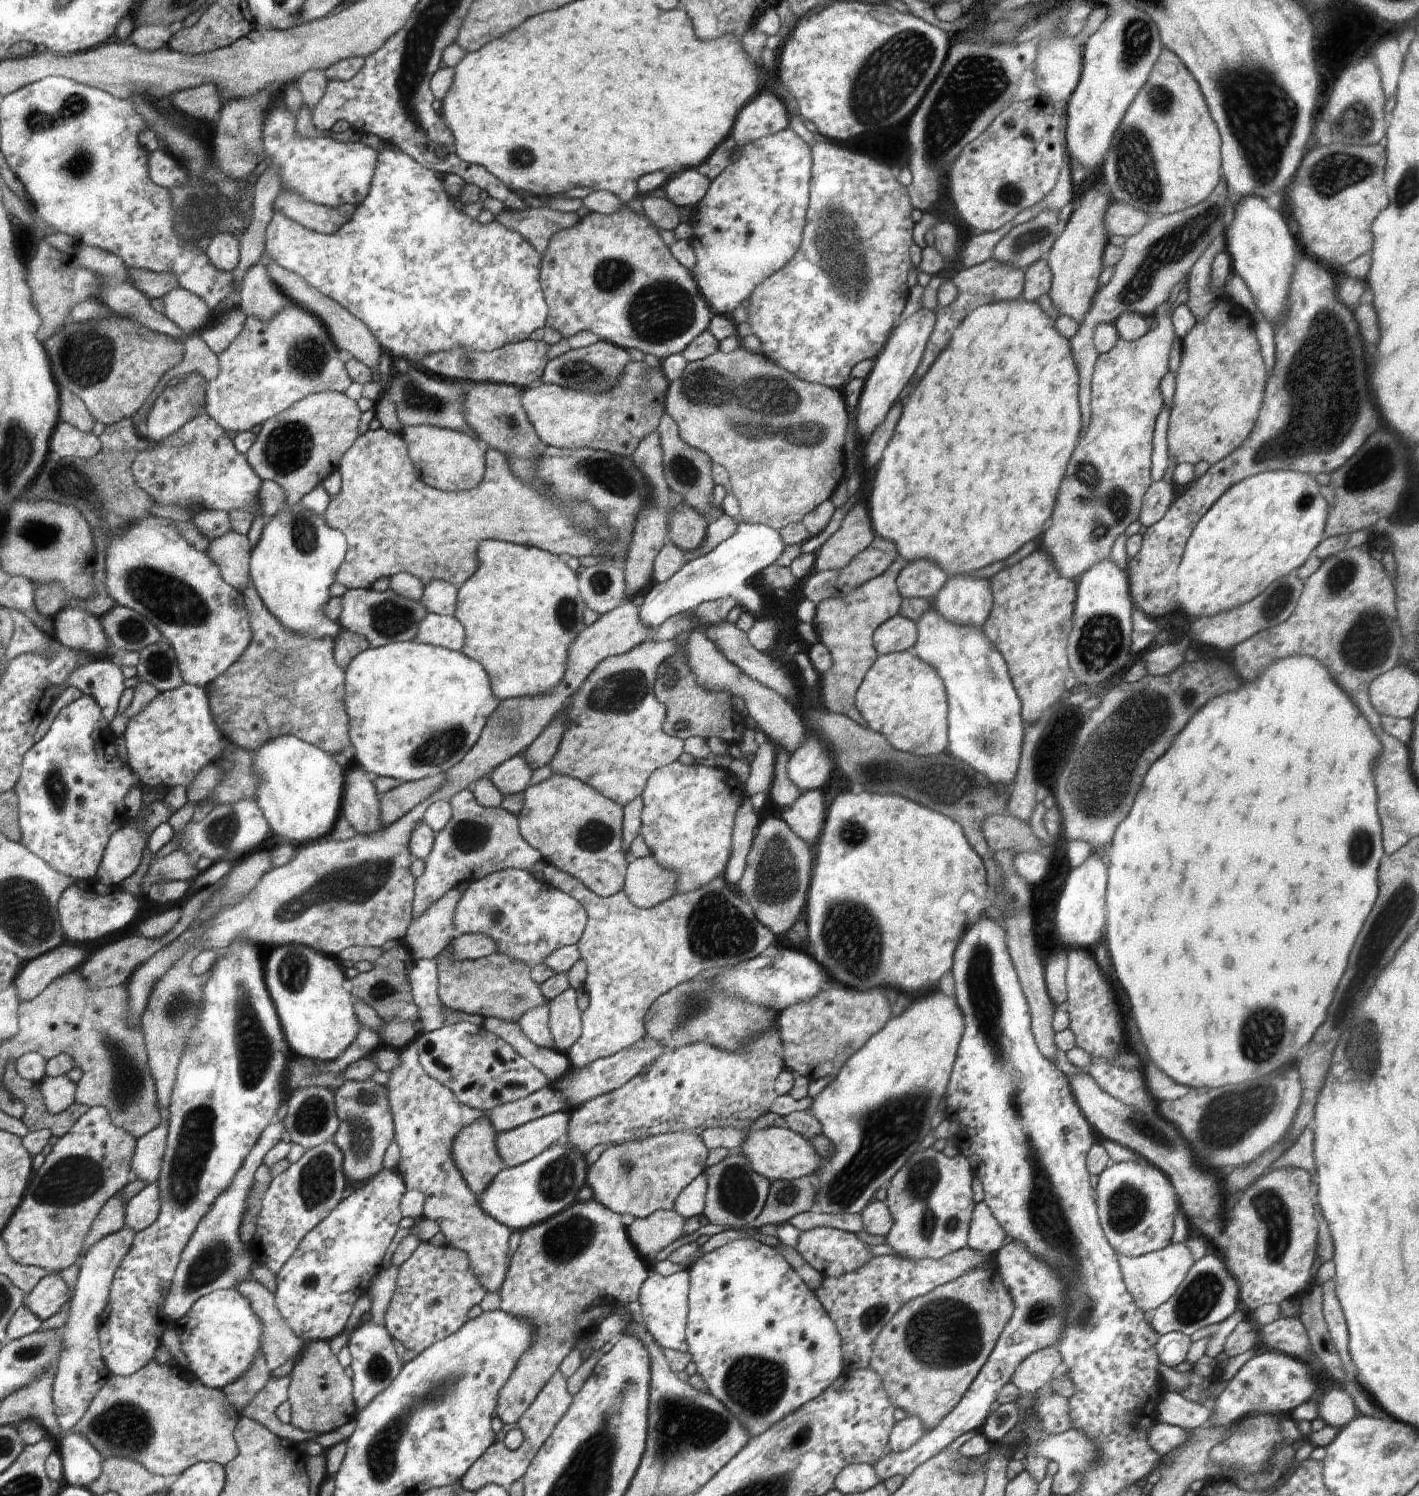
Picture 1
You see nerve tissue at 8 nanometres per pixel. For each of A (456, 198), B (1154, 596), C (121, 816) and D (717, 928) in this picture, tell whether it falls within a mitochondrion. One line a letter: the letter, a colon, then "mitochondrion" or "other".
A: other
B: other
C: other
D: mitochondrion

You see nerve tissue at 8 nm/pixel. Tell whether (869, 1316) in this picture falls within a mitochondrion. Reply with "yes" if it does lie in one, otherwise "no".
yes

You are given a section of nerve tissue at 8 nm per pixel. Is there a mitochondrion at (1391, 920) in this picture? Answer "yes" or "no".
yes

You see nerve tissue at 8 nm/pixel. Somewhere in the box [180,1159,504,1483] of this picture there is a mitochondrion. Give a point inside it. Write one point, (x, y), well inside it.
(378, 1367)

